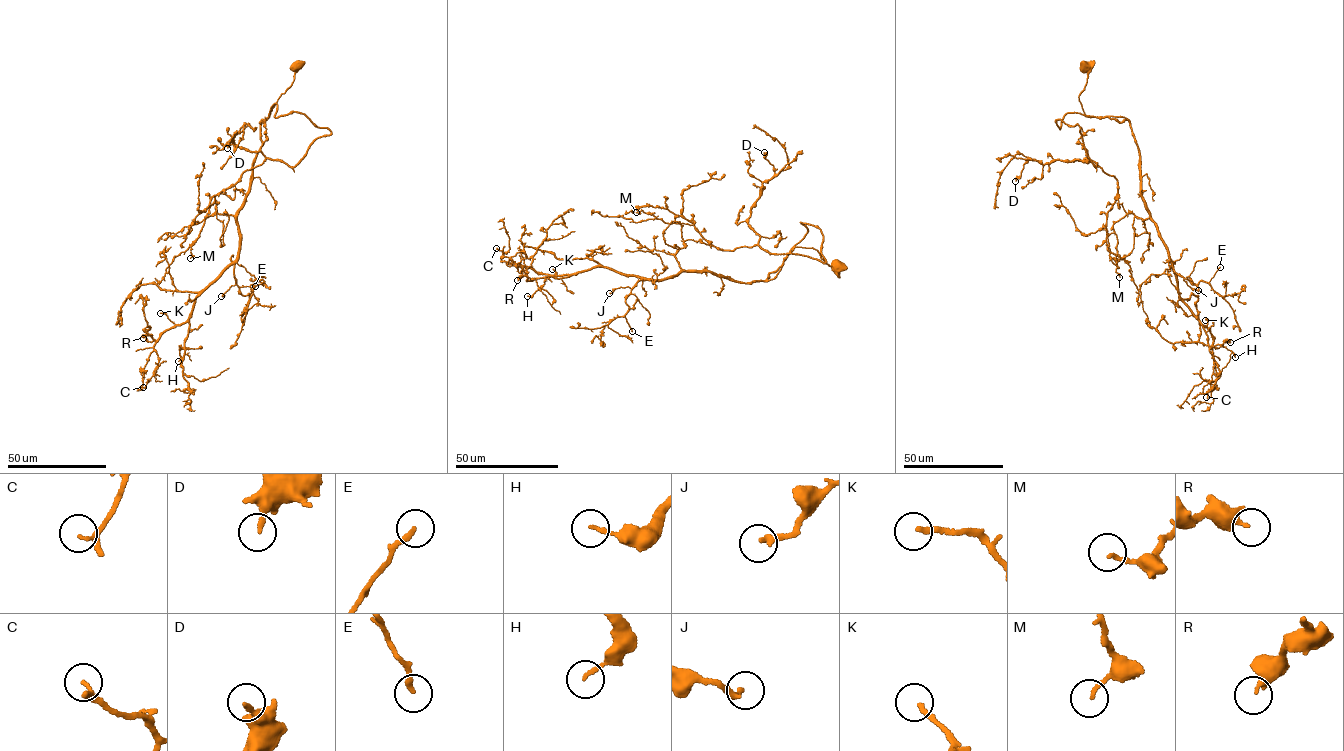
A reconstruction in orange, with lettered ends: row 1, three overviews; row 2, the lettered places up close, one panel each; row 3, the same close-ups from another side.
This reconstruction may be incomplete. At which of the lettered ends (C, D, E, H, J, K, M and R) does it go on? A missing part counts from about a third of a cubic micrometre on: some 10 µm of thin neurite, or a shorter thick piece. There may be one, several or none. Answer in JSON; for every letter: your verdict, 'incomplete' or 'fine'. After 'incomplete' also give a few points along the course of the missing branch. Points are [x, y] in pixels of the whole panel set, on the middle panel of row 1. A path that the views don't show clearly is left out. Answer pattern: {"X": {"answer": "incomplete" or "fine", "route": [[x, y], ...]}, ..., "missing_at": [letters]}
{"C": {"answer": "fine"}, "D": {"answer": "fine"}, "E": {"answer": "fine"}, "H": {"answer": "fine"}, "J": {"answer": "fine"}, "K": {"answer": "incomplete", "route": [[552, 269], [539, 269]]}, "M": {"answer": "fine"}, "R": {"answer": "fine"}, "missing_at": ["K"]}

